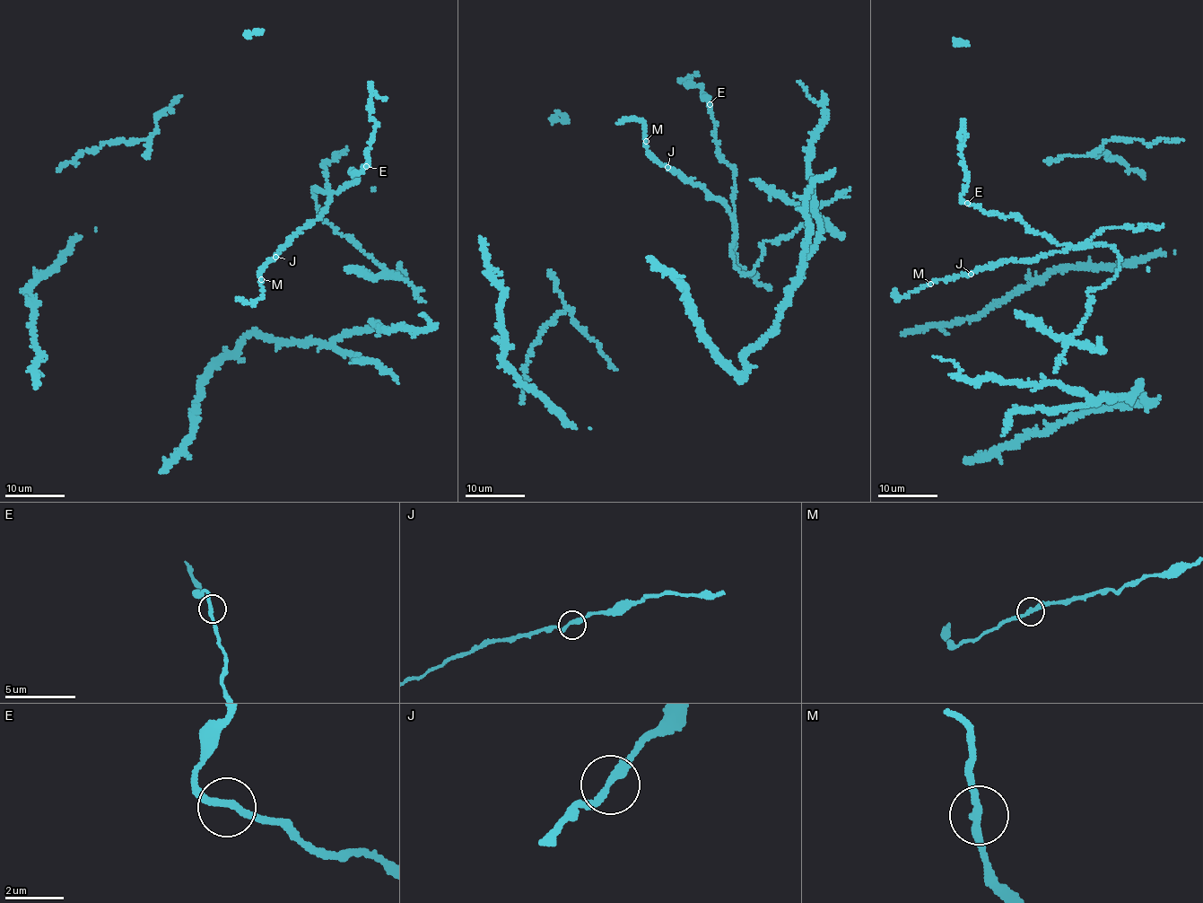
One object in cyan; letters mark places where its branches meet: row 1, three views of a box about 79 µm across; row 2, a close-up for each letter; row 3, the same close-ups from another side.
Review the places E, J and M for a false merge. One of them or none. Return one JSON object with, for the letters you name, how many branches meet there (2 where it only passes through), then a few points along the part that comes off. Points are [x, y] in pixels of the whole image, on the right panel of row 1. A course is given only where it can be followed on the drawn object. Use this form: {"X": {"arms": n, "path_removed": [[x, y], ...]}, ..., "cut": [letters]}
{"cut": []}

